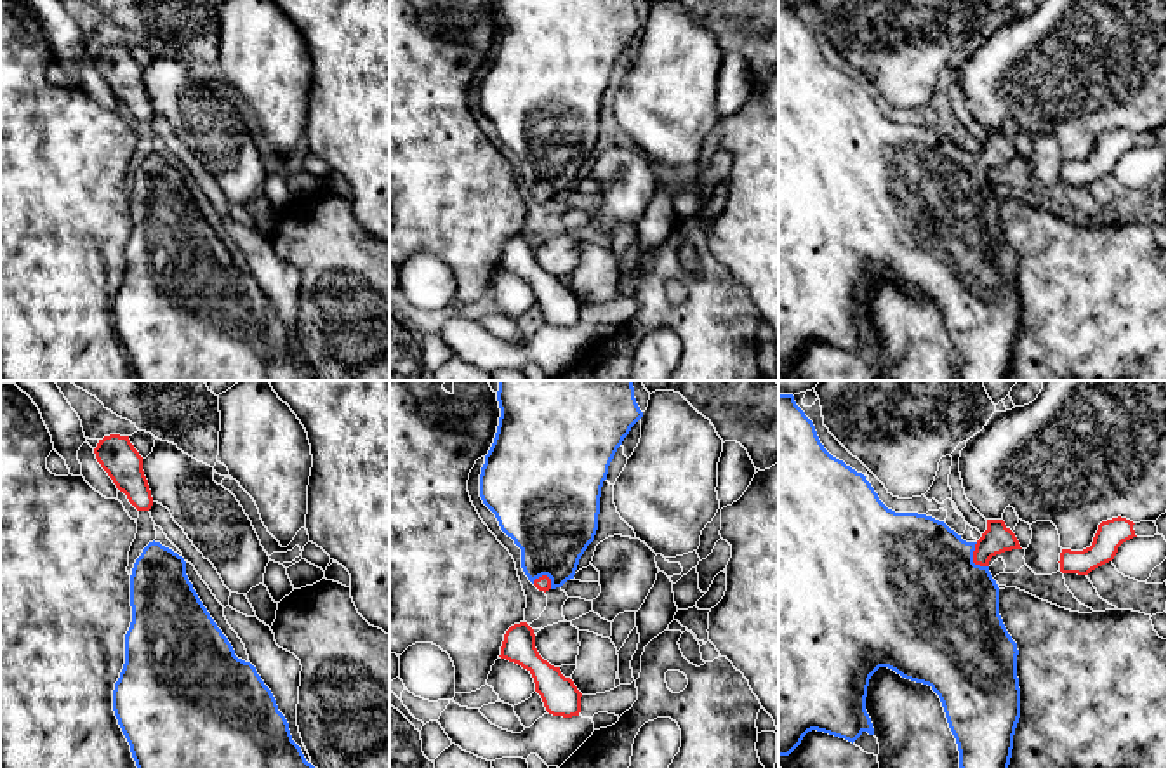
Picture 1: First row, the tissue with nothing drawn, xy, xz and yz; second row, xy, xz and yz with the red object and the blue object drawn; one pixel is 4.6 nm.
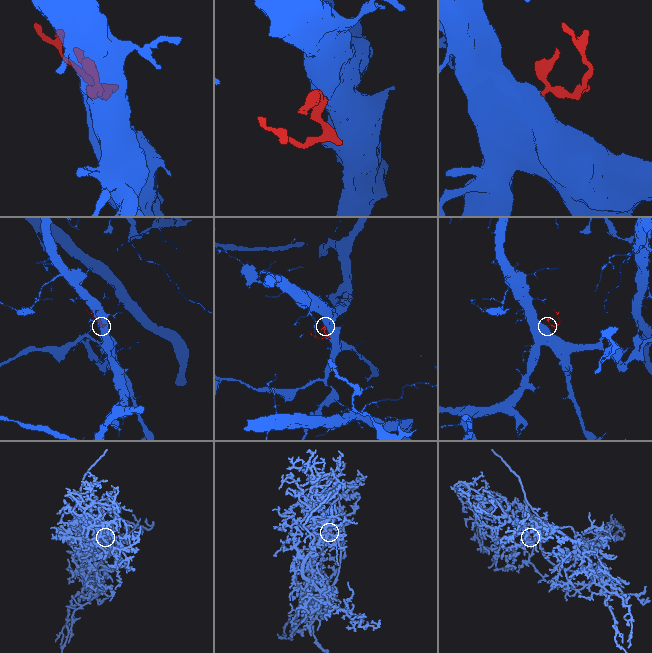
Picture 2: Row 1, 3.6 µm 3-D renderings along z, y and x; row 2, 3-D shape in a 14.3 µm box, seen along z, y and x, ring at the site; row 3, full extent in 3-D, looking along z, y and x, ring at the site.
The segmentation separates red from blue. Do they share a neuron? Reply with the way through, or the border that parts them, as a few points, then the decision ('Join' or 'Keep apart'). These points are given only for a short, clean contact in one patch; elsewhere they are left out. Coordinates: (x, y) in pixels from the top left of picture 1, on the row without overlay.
Path across: yz (996, 150), (974, 171), (955, 185), (922, 185). Join

